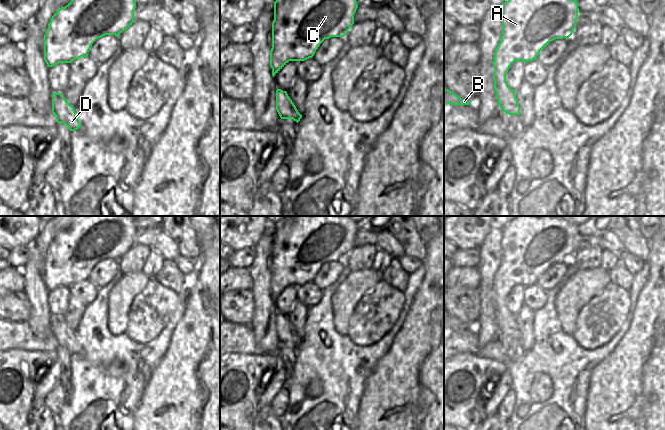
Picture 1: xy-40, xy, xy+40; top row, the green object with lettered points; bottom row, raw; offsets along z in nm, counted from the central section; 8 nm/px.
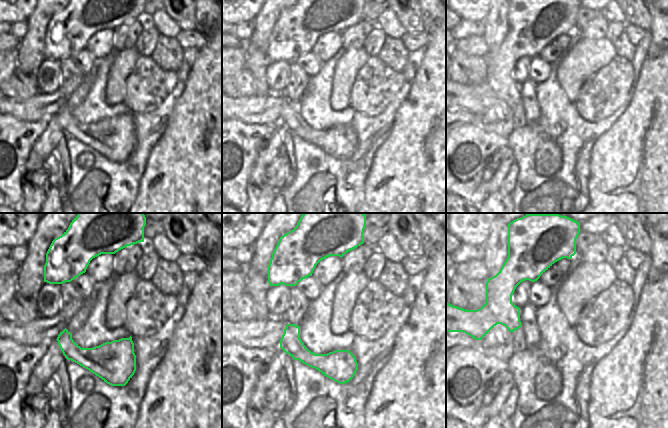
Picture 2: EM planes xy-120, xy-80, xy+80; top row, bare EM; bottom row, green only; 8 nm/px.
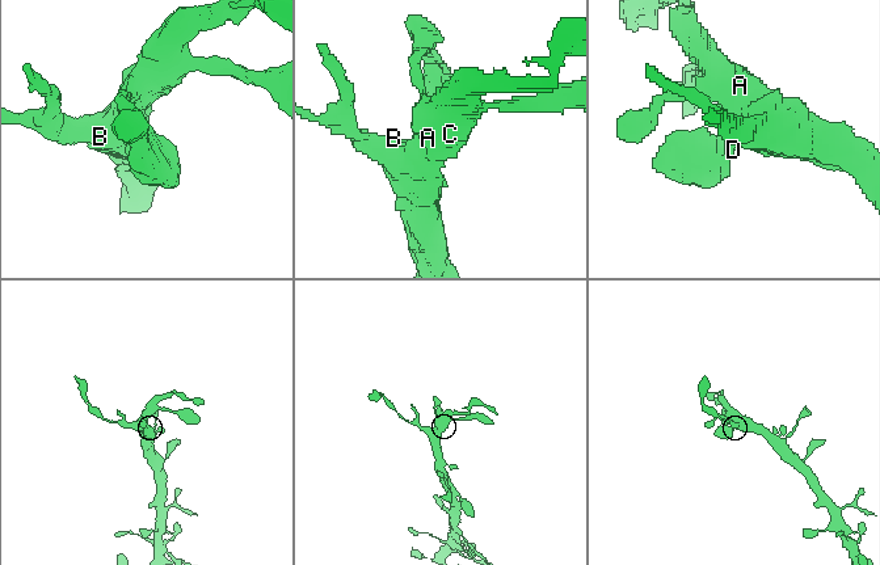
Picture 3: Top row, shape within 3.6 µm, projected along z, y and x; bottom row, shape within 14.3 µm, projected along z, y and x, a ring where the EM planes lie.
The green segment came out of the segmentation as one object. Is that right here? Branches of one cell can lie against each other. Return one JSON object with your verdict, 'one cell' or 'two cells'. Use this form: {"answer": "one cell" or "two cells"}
{"answer": "one cell"}

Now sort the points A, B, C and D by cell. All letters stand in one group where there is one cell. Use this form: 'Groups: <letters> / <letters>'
Groups: A B C D

